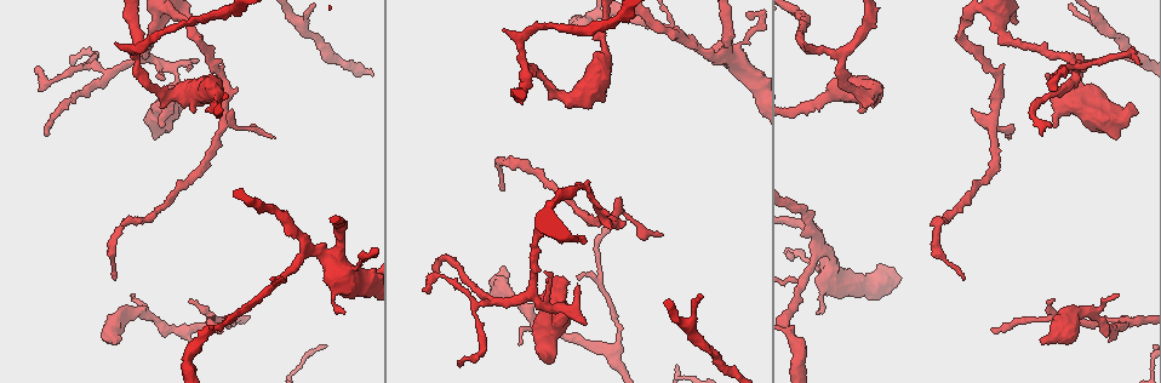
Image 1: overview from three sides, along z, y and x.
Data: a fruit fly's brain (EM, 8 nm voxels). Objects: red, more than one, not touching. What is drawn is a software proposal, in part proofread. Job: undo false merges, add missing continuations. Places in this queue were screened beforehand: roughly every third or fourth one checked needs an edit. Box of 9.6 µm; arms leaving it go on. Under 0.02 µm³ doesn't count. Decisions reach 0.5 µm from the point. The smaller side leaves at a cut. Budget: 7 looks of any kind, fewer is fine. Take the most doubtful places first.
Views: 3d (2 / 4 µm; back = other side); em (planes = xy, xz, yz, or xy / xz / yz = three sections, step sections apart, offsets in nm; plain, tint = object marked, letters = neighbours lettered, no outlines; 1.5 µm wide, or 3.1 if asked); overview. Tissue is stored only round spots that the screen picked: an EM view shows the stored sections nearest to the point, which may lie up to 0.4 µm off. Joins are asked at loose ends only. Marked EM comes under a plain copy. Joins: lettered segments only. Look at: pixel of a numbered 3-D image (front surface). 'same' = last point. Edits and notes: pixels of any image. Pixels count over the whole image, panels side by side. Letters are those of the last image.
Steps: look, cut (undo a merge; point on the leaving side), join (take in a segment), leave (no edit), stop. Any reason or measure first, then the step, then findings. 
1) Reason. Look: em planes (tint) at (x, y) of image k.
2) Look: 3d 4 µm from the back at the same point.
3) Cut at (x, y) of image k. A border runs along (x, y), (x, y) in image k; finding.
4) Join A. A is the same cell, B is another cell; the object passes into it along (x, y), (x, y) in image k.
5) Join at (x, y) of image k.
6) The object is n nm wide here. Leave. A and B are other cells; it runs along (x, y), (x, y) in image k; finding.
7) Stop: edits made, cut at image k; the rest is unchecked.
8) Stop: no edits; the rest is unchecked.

Calibre changes. Look: em xz step 8 (letters) at (801, 277) of image 1.

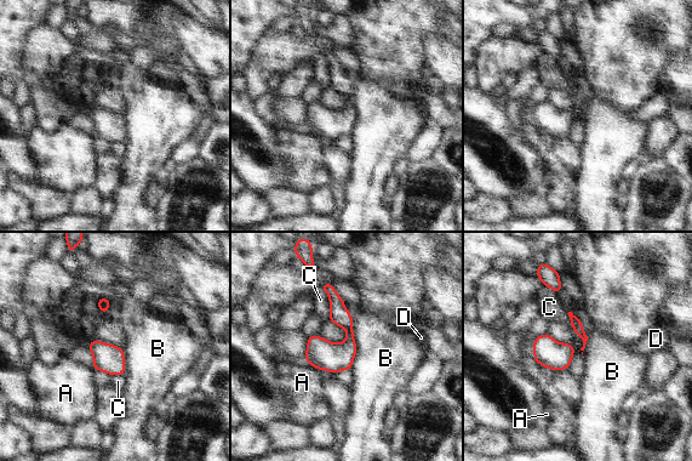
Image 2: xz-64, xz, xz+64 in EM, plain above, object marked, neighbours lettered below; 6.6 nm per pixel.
The object is 160 nm wide here. Leave. A, B, C and D are other cells; it runs along (326, 286), (349, 329), (335, 369) in image 2; continuous, no second neuron.

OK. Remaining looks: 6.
End of a long branch. Look: 3d 2 µm at (504, 188) of image 1.

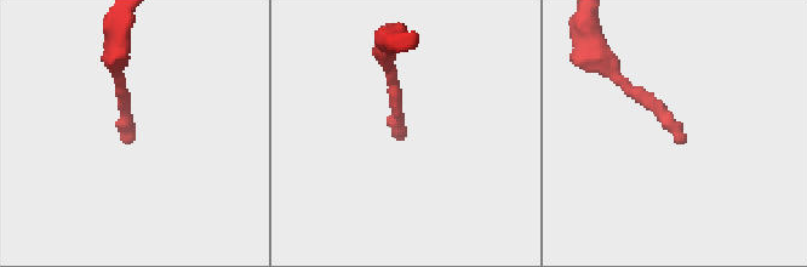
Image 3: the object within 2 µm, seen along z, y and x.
Now the EM. Look: em planes (tint) at (396, 136) of image 3.

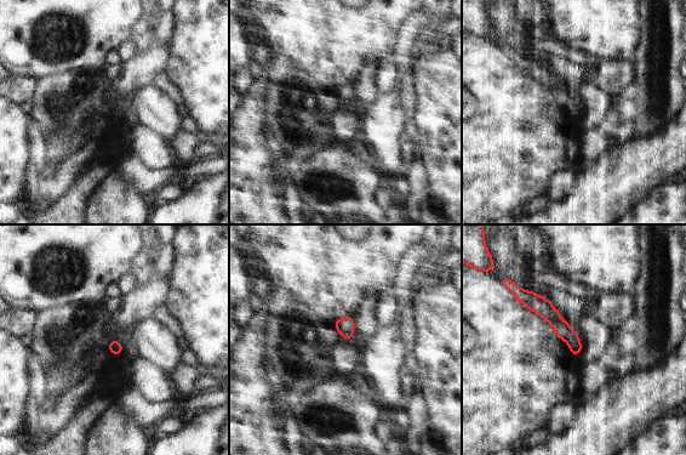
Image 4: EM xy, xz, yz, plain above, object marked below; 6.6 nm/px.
Look: em planes (letters) at the same point.

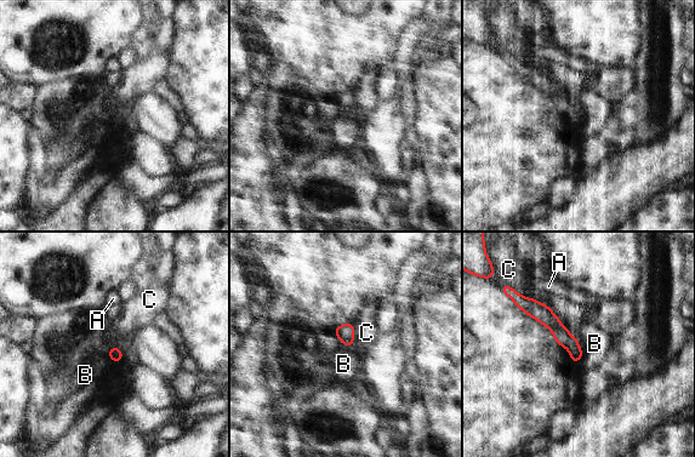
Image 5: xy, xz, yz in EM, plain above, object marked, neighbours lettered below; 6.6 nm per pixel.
Leave. A, B and C are other cells; it runs along (523, 302), (540, 312), (579, 354) in image 5; none of them fits.

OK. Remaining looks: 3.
Sharp bend. Look: em xz step 8 (tint) at (497, 303) of image 1.

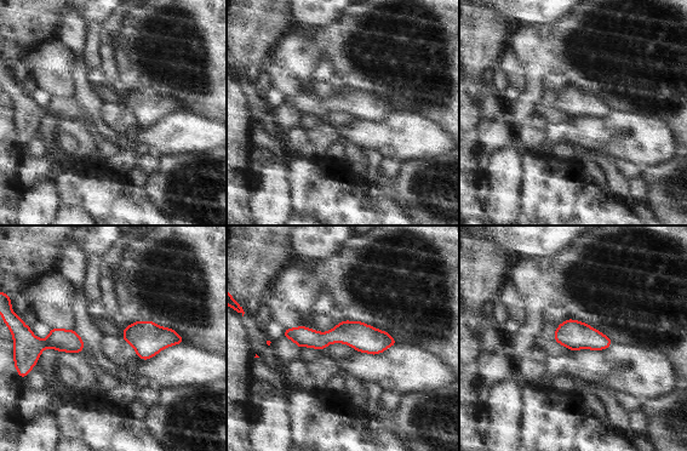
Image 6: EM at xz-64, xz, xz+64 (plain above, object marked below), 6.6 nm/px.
Cut it another way. Look: em planes (letters) at the same point.

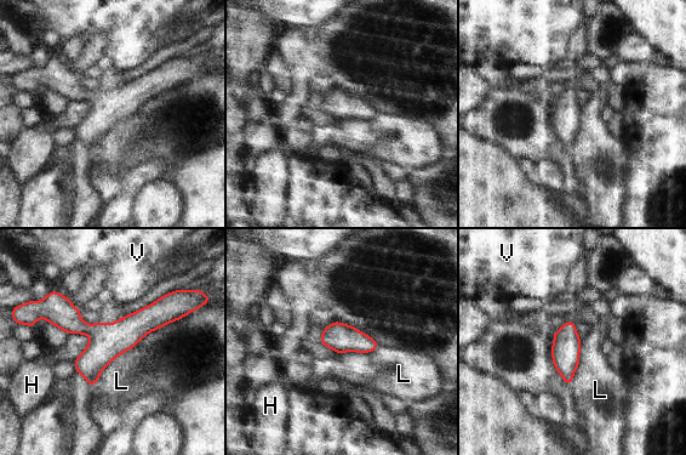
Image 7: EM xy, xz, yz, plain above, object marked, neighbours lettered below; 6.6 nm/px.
Leave. H, L and V are other cells; a border runs along (133, 346), (116, 356), (91, 387) in image 7; one neuron here.

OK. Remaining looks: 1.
Stop: no edits; the rest is unchecked.

